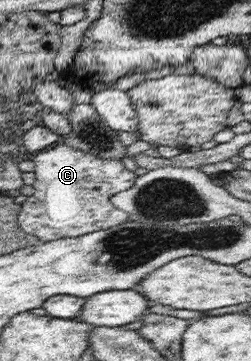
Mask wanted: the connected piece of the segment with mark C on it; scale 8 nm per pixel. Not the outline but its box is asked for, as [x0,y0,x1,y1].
[18,141,138,243]

